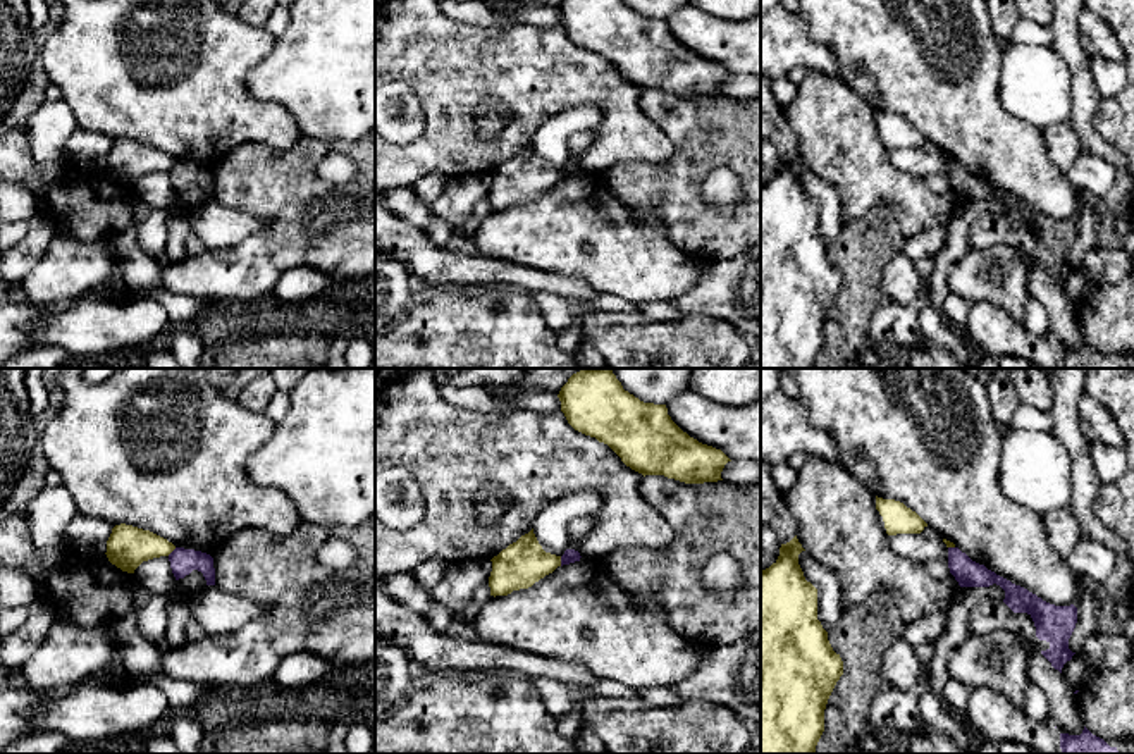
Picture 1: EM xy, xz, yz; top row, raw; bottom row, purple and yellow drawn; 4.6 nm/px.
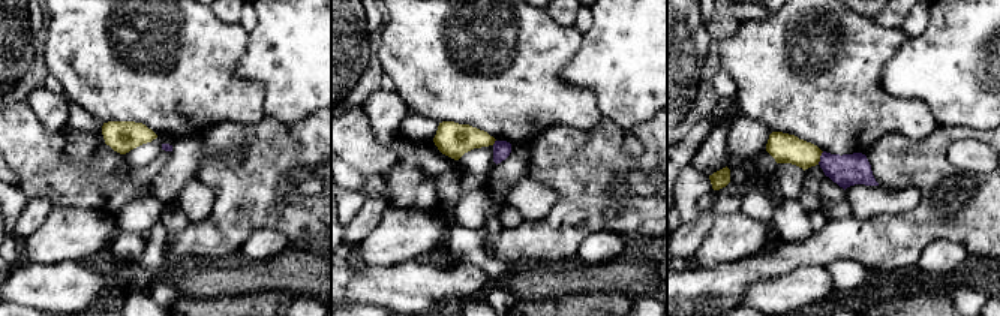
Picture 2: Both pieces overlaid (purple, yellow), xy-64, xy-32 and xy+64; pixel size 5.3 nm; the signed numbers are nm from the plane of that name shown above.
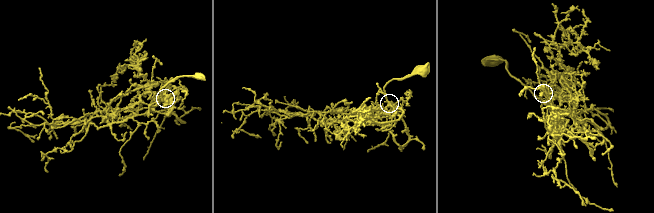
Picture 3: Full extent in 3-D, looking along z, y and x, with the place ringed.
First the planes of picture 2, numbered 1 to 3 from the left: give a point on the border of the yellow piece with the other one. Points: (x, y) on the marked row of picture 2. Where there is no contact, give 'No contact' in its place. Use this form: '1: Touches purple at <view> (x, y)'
1: No contact
2: Touches purple at xy-32 (495, 143)
3: Touches purple at xy+64 (820, 158)

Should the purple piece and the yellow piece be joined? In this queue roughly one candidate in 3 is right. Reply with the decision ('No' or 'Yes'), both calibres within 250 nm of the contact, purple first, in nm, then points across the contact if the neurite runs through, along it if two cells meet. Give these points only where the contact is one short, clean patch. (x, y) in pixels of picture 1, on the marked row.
No. Thickness 60 nm (purple) against 220 nm. Boundary: xz (560, 556), (561, 565)

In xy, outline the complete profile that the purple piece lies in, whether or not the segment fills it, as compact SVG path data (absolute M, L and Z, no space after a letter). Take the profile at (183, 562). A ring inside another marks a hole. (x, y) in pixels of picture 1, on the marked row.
M176 547L169 554L169 561L176 580L184 578L193 570L198 570L203 573L206 585L215 585L215 568L210 554L194 549Z

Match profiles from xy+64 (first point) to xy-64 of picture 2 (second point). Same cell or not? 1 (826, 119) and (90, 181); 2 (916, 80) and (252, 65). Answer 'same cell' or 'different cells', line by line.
1: different cells
2: same cell

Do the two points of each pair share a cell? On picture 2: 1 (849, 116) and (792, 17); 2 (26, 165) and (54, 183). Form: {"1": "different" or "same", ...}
{"1": "same", "2": "same"}

